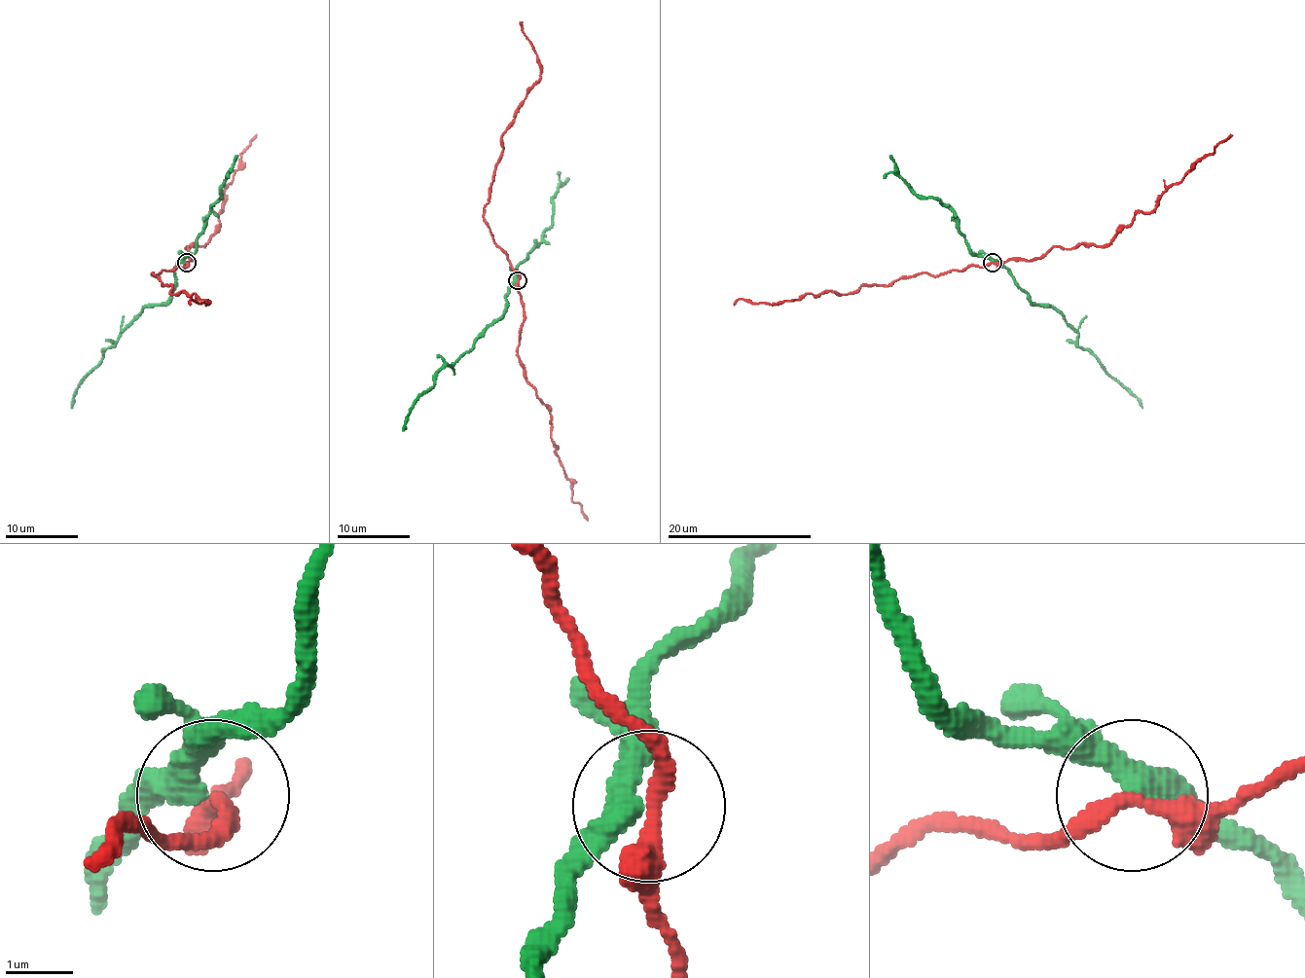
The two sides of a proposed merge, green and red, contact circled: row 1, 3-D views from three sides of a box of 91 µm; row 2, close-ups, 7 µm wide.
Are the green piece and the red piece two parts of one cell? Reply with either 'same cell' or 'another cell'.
another cell

